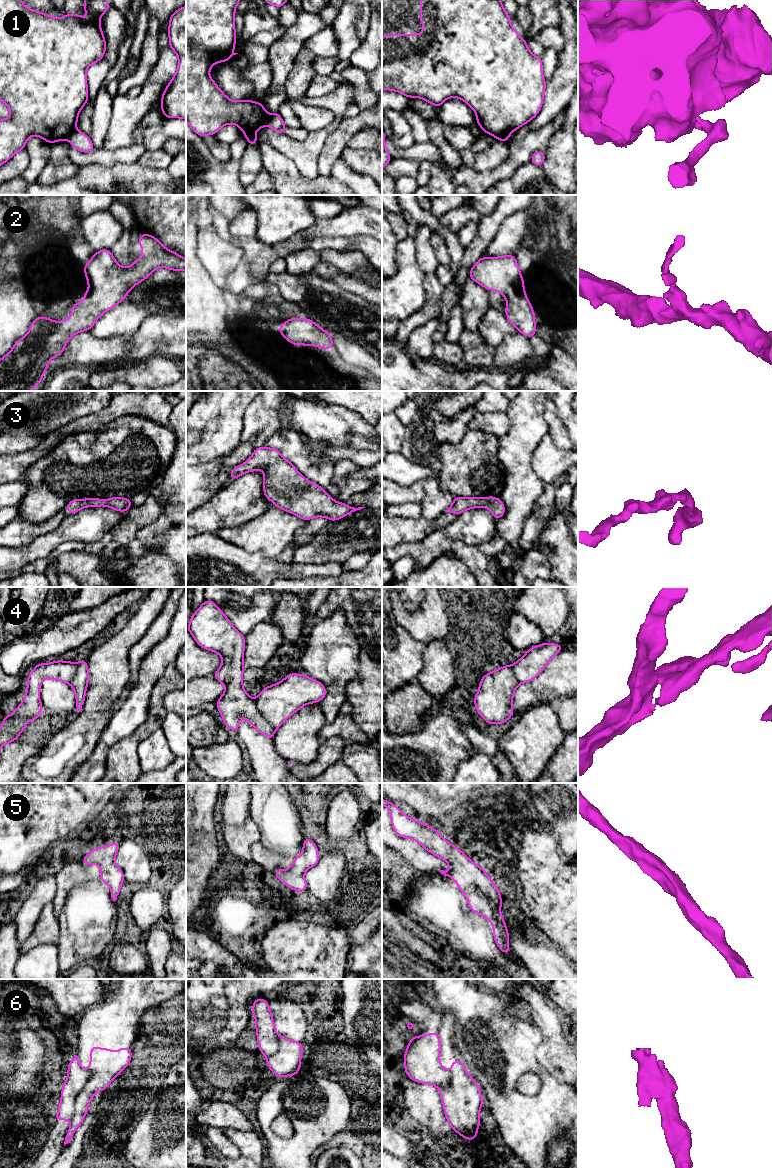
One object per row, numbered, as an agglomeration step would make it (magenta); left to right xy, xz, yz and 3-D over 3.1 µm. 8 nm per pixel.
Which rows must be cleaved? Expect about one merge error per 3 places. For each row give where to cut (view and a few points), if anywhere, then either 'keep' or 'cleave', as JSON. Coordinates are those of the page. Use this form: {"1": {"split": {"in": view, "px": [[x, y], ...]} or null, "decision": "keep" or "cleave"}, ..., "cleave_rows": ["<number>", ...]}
{"1": {"split": {"in": "xz", "px": [[268, 114], [265, 125]]}, "decision": "cleave"}, "2": {"split": null, "decision": "keep"}, "3": {"split": null, "decision": "keep"}, "4": {"split": null, "decision": "keep"}, "5": {"split": null, "decision": "keep"}, "6": {"split": {"in": "xy", "px": [[89, 1070], [90, 1077], [75, 1100], [75, 1111], [70, 1120]]}, "decision": "cleave"}, "cleave_rows": ["1", "6"]}

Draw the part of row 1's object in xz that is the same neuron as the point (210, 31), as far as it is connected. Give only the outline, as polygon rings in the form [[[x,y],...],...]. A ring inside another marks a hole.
[[[186,0],[186,122],[194,132],[203,137],[215,135],[224,125],[237,125],[244,133],[245,138],[265,127],[268,113],[262,102],[251,100],[230,100],[212,80],[209,74],[210,68],[219,62],[227,62],[238,54],[233,51],[236,45],[236,31],[234,16],[236,6],[240,0]]]

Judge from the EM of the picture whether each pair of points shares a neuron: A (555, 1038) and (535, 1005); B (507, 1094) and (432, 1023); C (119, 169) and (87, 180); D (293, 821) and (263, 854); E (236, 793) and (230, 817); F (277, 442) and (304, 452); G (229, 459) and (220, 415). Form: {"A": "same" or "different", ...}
{"A": "same", "B": "different", "C": "same", "D": "different", "E": "same", "F": "same", "G": "different"}

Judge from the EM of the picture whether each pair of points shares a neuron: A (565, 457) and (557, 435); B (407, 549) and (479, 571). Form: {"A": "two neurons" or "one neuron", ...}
{"A": "two neurons", "B": "one neuron"}

